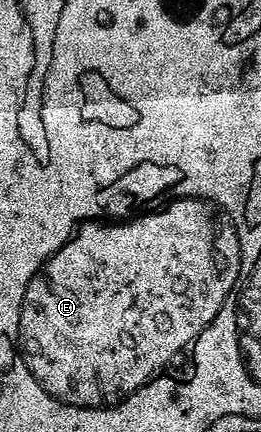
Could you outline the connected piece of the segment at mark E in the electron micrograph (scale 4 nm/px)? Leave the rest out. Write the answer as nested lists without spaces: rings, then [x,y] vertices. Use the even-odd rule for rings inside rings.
[[[174,201],[167,207],[164,213],[153,213],[149,217],[141,218],[140,221],[131,219],[126,223],[88,223],[82,226],[71,238],[71,242],[44,265],[43,270],[33,279],[33,283],[29,283],[19,328],[18,344],[21,346],[21,360],[26,365],[34,384],[41,386],[50,397],[57,399],[63,405],[72,405],[78,409],[116,408],[121,402],[156,380],[162,374],[159,372],[182,349],[190,350],[199,340],[199,336],[210,325],[218,322],[226,310],[231,294],[239,284],[239,272],[245,260],[244,246],[239,240],[237,226],[219,206],[204,201]]]

